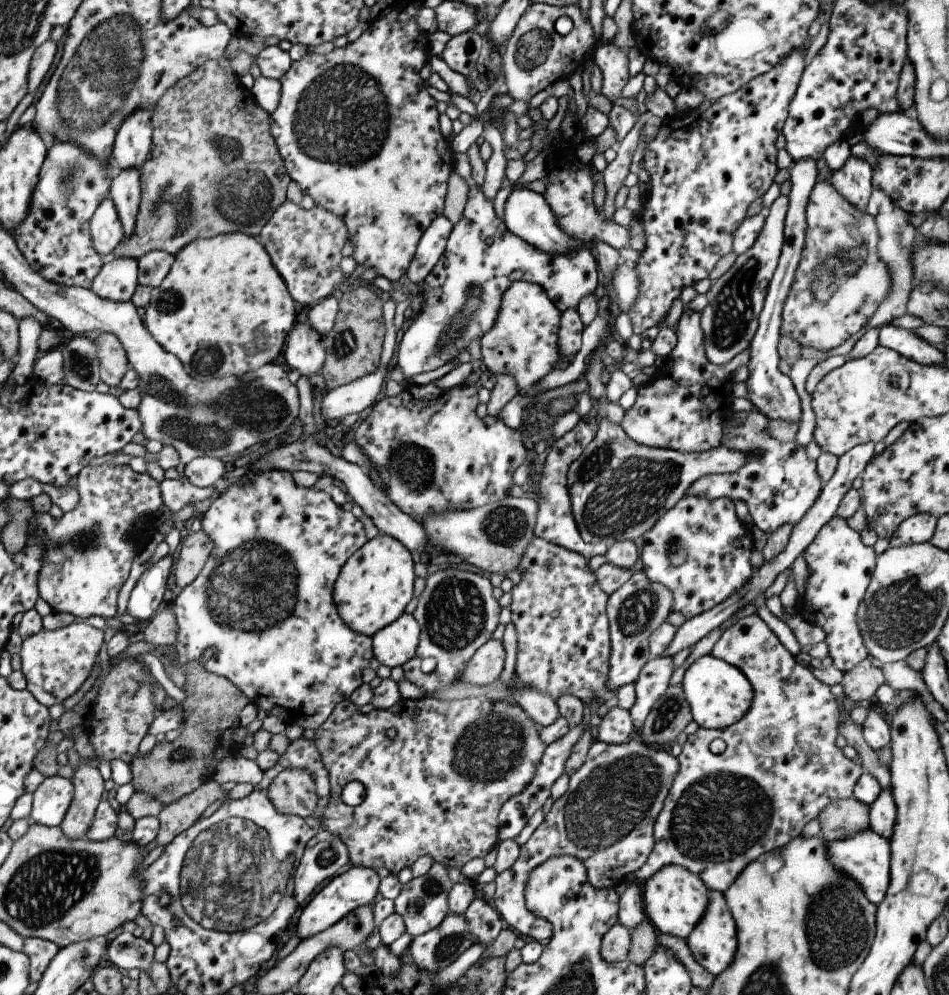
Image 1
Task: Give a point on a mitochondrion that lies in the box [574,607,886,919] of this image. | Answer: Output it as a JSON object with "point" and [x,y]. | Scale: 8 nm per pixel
{"point":[718,818]}

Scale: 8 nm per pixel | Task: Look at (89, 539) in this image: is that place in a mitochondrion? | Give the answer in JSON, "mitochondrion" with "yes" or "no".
{"mitochondrion":"yes"}

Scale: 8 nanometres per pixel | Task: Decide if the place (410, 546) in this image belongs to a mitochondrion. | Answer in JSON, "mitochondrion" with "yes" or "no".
{"mitochondrion":"no"}

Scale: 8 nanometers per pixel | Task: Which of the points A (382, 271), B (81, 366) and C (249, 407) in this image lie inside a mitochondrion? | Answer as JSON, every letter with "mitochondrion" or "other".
{"A":"other","B":"mitochondrion","C":"mitochondrion"}

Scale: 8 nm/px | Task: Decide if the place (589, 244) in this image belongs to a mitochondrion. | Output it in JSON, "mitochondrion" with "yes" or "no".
{"mitochondrion":"no"}

